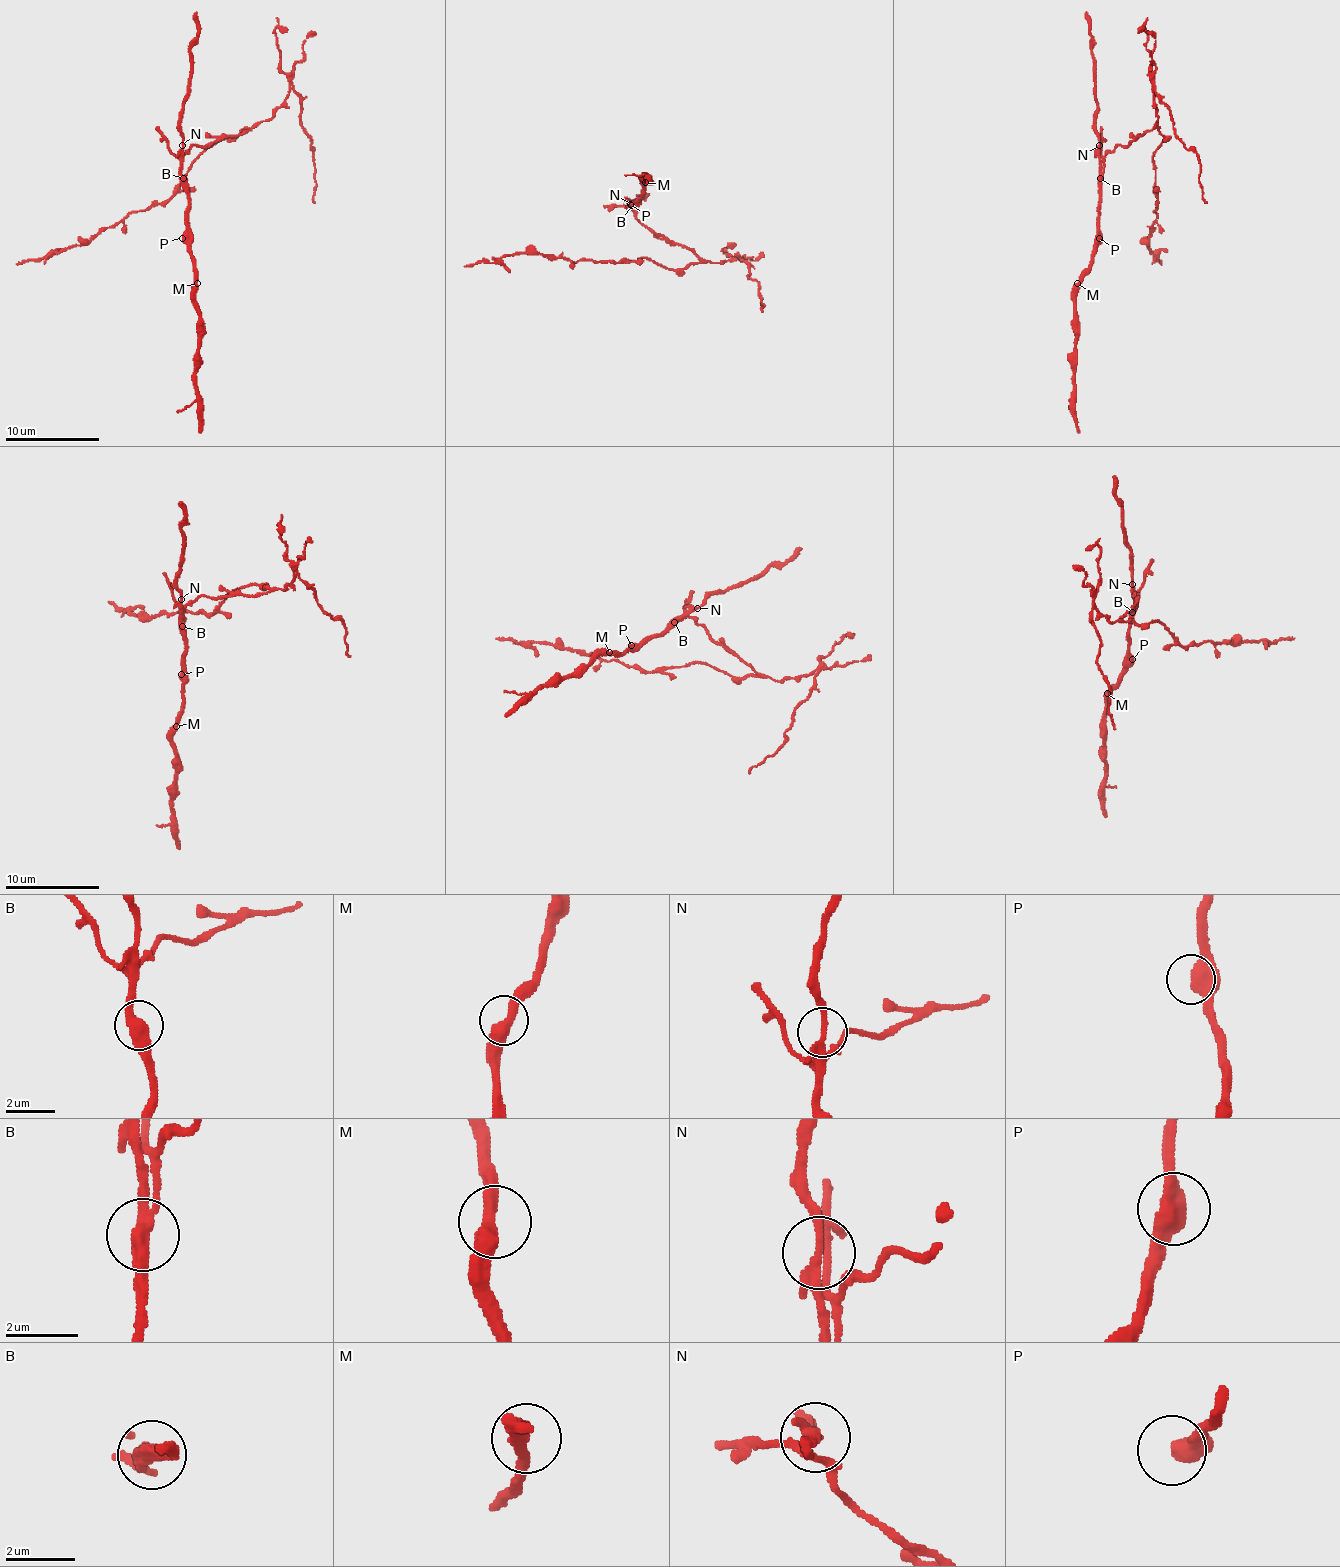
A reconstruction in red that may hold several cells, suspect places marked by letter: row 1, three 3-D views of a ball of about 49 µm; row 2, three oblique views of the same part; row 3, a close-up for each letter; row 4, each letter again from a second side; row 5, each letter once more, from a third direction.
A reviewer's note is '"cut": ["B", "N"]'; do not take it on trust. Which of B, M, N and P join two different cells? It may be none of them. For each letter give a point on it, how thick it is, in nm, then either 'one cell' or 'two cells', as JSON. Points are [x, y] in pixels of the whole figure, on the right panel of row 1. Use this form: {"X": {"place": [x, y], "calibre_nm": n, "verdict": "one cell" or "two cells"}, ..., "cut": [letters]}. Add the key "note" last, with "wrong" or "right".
{"B": {"place": [1100, 178], "calibre_nm": 440, "verdict": "two cells"}, "M": {"place": [1077, 283], "calibre_nm": 420, "verdict": "one cell"}, "N": {"place": [1099, 145], "calibre_nm": 200, "verdict": "two cells"}, "P": {"place": [1099, 238], "calibre_nm": 380, "verdict": "one cell"}, "cut": ["B", "N"], "note": "right"}

